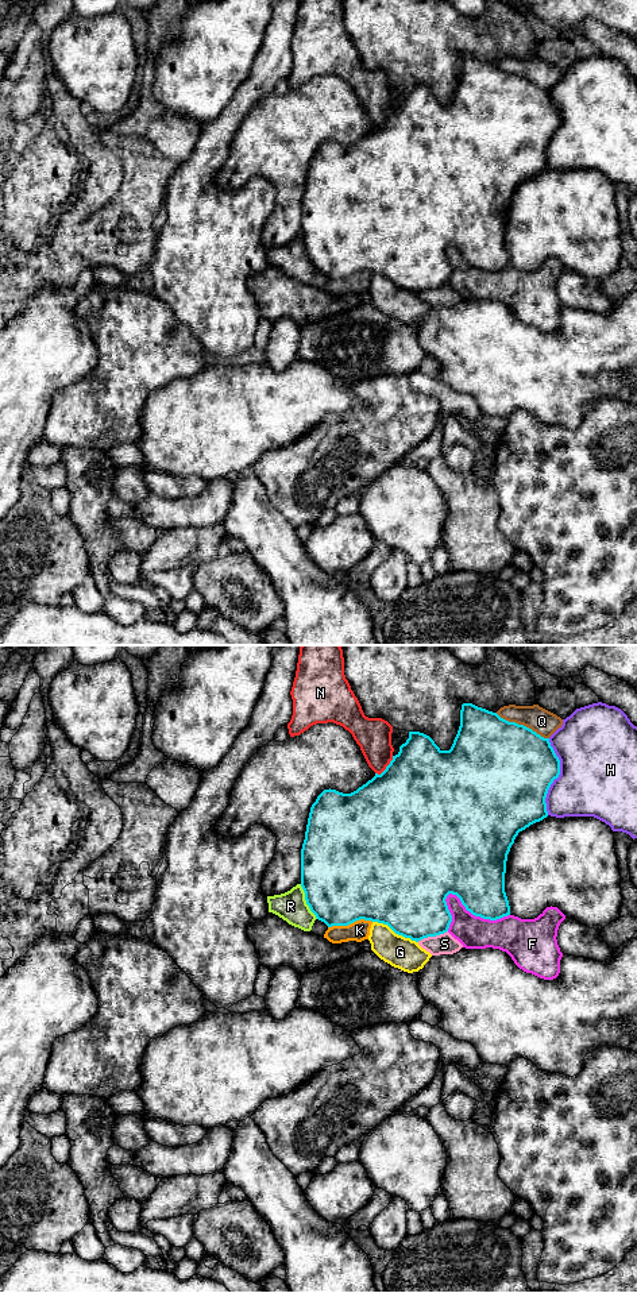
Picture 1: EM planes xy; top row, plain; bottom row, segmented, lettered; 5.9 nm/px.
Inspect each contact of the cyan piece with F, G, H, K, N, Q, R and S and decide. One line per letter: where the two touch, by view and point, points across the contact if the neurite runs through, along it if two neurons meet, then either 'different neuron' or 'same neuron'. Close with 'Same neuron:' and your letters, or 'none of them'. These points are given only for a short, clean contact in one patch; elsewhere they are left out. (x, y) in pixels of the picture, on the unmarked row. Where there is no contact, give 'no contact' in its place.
F: meets cyan in xy at (475, 267); different neuron
G: meets cyan in xy at (396, 285); different neuron
H: meets cyan in xy at (558, 128); different neuron
K: meets cyan in xy at (350, 276); different neuron
N: meets cyan in xy at (386, 119); different neuron
Q: meets cyan in xy at (522, 77); different neuron
R: meets cyan in xy at (307, 254); different neuron
S: meets cyan in xy at (432, 288); different neuron
Same neuron: none of them

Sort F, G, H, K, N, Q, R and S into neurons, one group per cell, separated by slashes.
F G / H / K / N / Q / R / S

